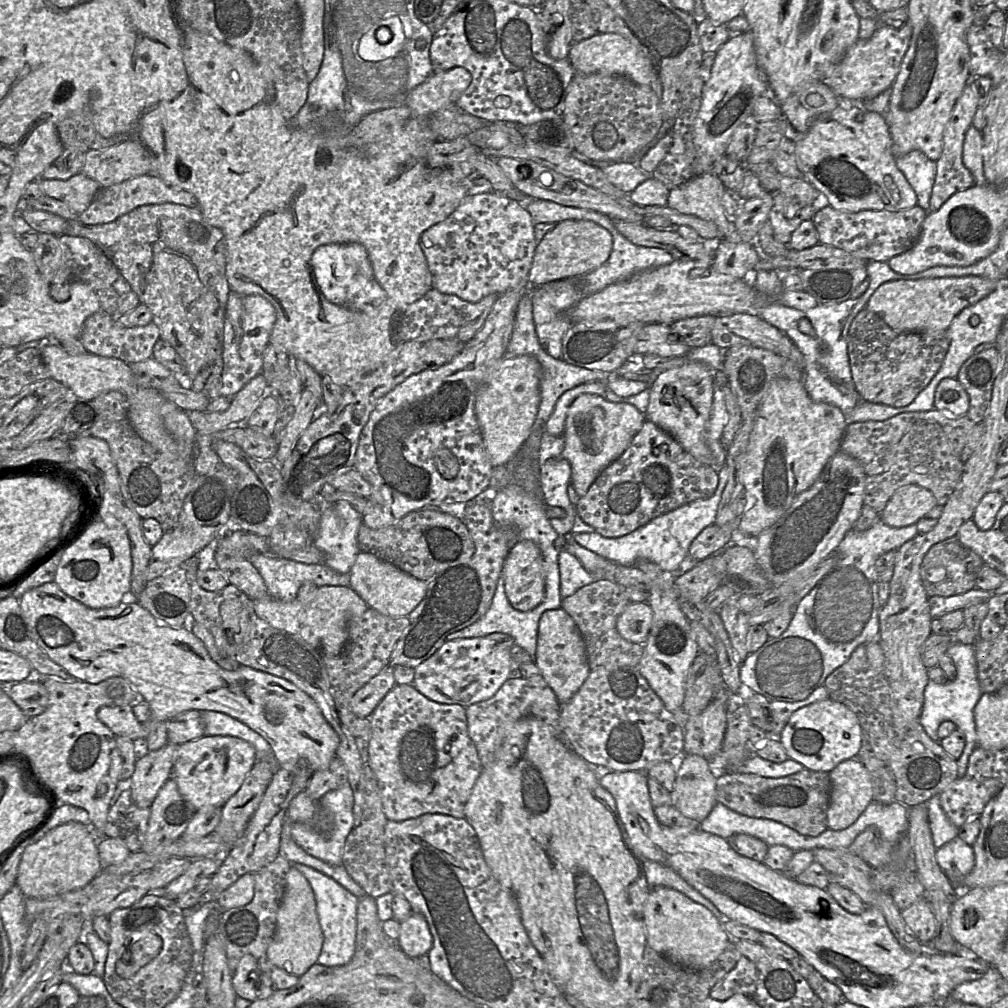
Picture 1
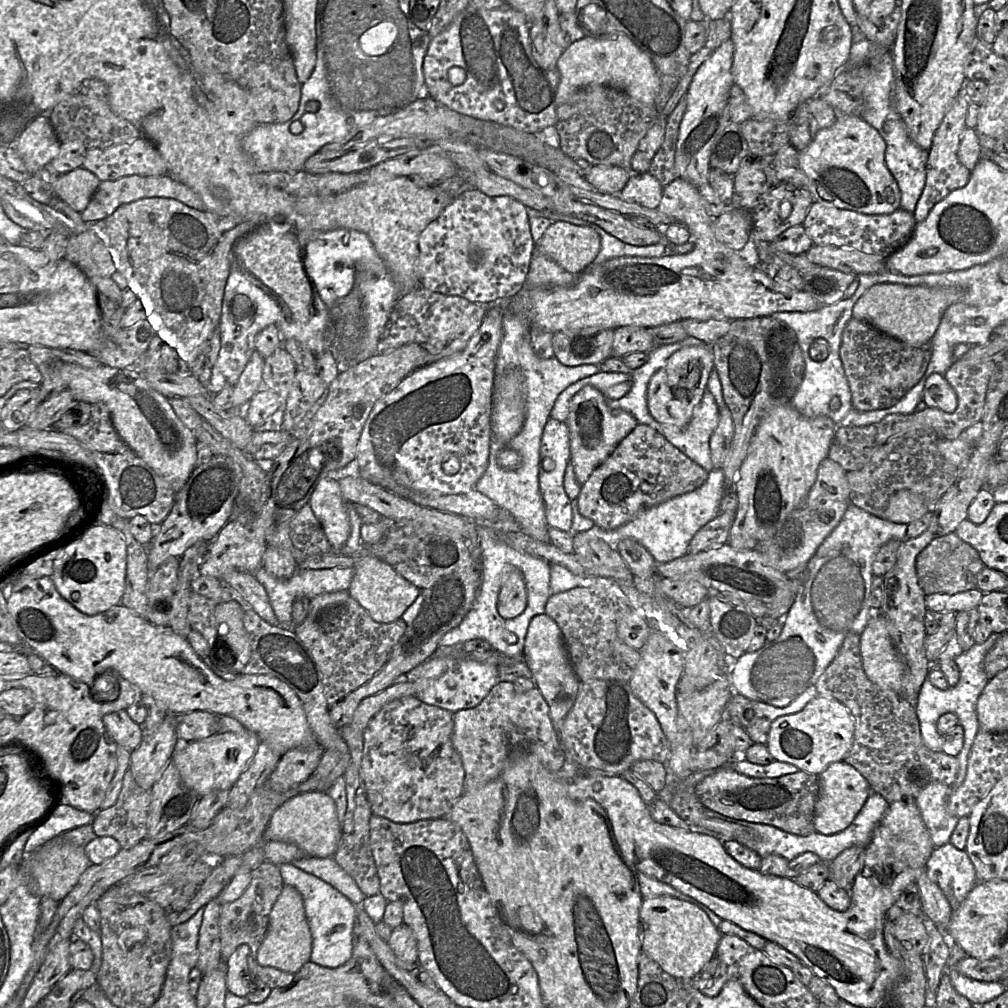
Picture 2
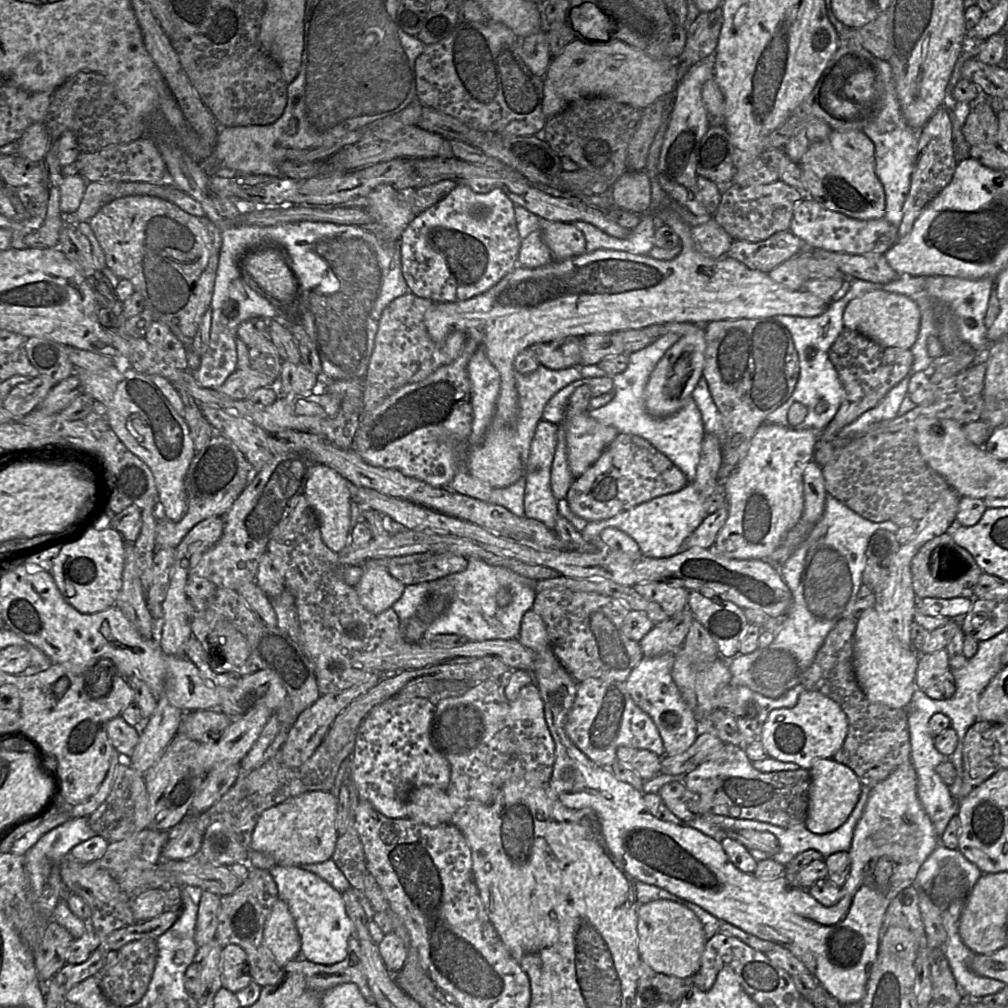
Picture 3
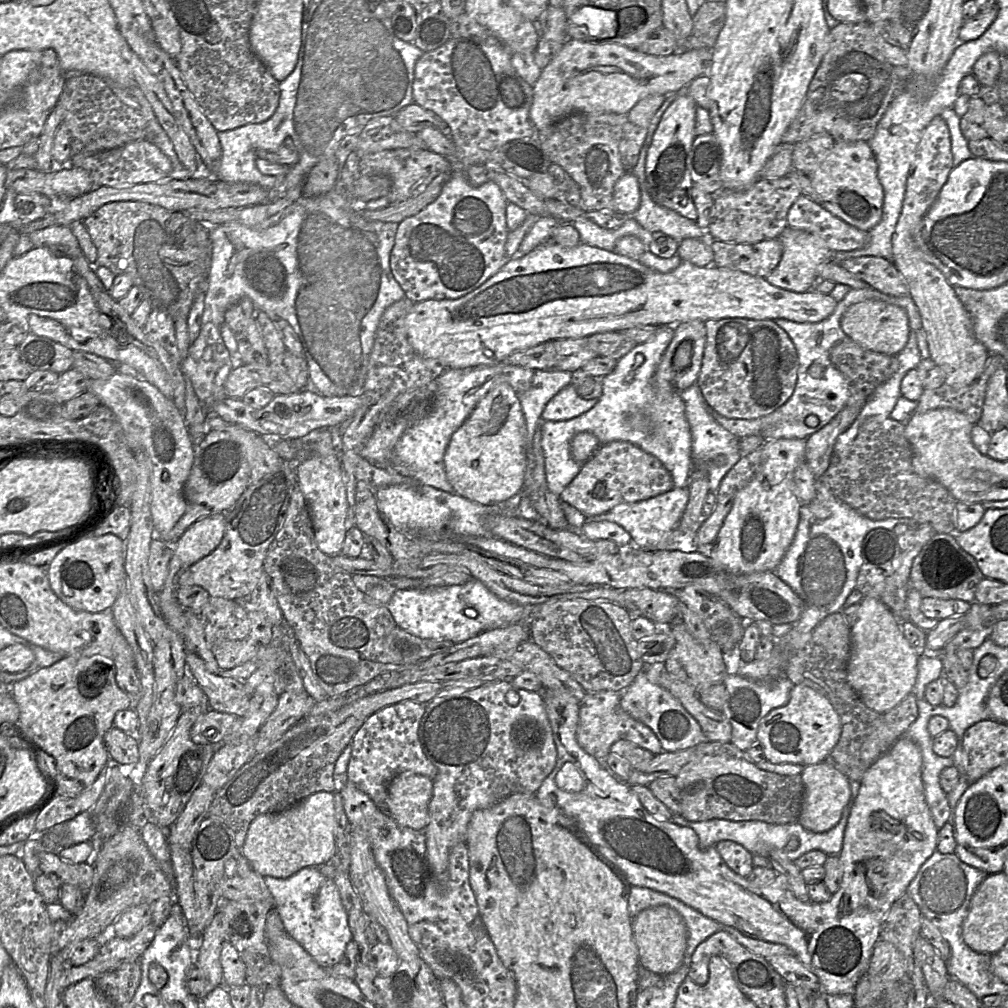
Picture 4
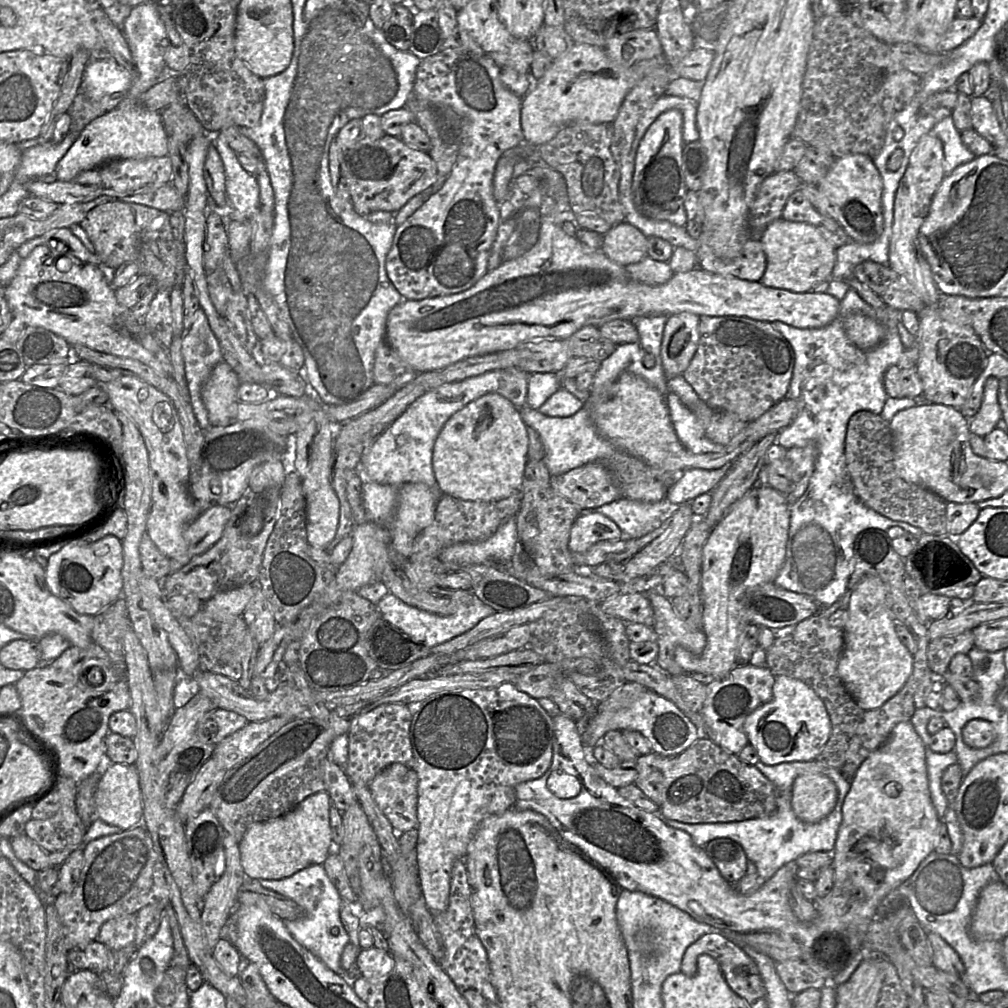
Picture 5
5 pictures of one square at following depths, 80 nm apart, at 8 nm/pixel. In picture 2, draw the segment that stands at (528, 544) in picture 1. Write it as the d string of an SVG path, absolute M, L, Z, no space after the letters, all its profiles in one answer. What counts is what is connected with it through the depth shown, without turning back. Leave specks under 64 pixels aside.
M511 568L503 576L502 587L498 597L498 613L503 618L520 615L527 606L527 590L522 573Z

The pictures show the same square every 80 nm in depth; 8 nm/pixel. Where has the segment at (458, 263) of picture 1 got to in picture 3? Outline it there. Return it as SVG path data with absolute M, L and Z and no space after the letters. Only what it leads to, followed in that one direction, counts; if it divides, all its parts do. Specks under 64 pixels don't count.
M459 184L446 198L417 215L399 240L401 270L410 292L436 303L452 303L467 301L496 285L519 264L523 239L516 223L515 206L501 189L481 194Z

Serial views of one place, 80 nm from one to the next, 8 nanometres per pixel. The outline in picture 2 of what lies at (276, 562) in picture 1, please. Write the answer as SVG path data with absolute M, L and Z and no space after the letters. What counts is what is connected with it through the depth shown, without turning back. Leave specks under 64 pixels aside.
M262 566L255 572L258 581L265 587L271 606L277 617L278 625L288 627L292 626L291 611L293 603L298 597L315 596L334 591L349 590L352 578L354 576L354 567L333 567L322 569L298 569L292 576L287 579L278 579L269 574Z

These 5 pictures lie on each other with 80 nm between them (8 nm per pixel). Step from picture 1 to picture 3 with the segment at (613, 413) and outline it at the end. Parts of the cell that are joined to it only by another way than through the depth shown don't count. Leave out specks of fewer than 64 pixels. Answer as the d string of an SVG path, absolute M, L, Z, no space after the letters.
M583 385L577 388L569 399L562 422L566 435L568 466L575 479L581 477L619 435L615 427L605 425L589 415L589 402L592 398L590 386Z

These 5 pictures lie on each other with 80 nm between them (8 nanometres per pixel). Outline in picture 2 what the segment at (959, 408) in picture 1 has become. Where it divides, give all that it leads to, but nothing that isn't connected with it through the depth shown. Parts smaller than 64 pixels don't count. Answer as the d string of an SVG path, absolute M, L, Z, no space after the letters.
M930 374L924 383L922 402L926 407L951 413L957 407L957 396L943 375Z

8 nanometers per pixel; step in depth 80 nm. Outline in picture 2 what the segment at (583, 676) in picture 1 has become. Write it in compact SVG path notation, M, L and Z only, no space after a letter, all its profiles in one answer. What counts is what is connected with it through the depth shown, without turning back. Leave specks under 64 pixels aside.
M540 613L532 618L525 638L524 657L532 671L535 685L549 705L552 723L561 740L561 726L582 683L569 661L561 630L548 614Z

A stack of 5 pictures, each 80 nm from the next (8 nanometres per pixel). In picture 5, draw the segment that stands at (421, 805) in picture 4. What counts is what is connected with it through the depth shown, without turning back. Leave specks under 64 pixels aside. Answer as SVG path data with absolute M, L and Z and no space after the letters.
M393 763L376 775L368 788L395 831L416 829L418 777L413 769L402 763Z

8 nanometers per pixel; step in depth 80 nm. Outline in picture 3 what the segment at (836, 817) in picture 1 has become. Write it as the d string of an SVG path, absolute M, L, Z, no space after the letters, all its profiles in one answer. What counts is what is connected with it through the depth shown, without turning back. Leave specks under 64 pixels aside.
M833 759L816 761L809 773L811 785L808 814L804 826L815 834L831 833L843 825L851 815L860 799L862 783L849 767Z

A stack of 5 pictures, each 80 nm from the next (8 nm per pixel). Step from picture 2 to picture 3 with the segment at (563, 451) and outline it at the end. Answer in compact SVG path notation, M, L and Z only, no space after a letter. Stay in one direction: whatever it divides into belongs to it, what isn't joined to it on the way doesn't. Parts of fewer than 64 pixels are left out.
M541 420L533 438L527 462L527 483L525 491L525 516L544 523L548 528L555 529L559 513L558 500L551 489L551 468L554 460L559 424Z

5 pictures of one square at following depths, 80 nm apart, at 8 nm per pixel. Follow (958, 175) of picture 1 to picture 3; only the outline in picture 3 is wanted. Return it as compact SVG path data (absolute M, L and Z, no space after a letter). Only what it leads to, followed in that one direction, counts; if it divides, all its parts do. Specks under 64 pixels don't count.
M946 107L938 109L920 131L918 156L911 176L908 197L903 208L903 218L898 227L899 238L905 237L928 204L951 182L957 160L954 154L953 126Z

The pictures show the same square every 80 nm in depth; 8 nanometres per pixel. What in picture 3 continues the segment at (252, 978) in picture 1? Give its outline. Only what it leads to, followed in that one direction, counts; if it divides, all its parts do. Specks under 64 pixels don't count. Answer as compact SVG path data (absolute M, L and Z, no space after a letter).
M227 945L222 951L222 983L232 993L245 989L252 982L246 952L238 945Z

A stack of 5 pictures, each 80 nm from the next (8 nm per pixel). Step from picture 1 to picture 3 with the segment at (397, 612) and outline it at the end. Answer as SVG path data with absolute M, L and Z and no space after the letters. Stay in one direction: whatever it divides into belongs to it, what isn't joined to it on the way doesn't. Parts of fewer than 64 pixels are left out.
M362 566L362 577L354 587L359 600L370 613L382 613L400 599L405 586L382 566Z

